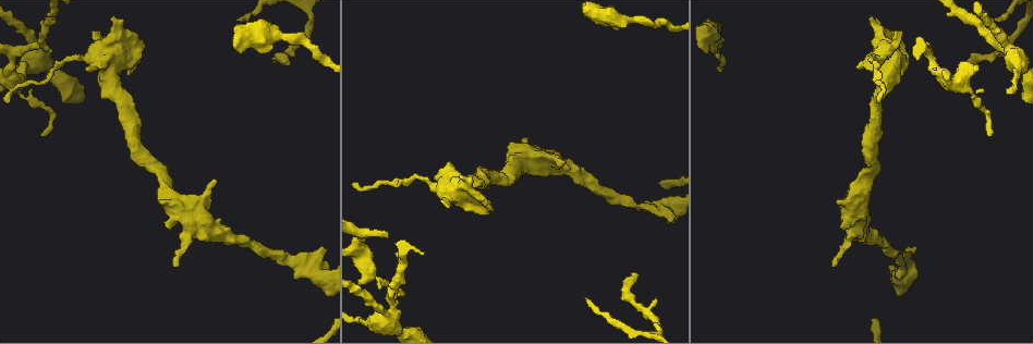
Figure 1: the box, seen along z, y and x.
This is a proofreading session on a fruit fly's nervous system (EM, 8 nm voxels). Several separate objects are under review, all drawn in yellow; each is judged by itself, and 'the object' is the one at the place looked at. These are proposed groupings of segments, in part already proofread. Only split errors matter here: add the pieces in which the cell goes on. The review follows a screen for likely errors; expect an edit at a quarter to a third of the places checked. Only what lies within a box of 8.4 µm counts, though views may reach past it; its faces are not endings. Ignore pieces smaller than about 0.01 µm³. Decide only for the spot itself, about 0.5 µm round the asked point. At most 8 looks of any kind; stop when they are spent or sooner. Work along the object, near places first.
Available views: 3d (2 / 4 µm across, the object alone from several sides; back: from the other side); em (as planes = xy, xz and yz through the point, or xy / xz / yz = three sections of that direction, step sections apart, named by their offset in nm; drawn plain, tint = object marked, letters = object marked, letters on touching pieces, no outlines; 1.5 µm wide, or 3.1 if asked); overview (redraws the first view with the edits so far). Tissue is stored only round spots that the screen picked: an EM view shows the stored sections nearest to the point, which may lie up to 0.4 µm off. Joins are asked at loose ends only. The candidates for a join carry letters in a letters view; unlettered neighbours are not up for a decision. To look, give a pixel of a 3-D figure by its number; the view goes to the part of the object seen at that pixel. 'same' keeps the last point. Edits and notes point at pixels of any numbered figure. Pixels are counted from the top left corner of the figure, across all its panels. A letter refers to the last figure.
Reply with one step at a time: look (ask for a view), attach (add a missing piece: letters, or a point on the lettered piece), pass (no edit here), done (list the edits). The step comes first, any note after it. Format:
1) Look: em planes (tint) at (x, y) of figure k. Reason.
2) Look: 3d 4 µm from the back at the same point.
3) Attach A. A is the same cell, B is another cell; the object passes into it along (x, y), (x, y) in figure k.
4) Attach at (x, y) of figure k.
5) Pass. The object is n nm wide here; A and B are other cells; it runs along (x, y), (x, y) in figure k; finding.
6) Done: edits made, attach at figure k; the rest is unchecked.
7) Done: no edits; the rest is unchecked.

Look: 3d 2 µm at (584, 297) of figure 1. Long arm stops here.

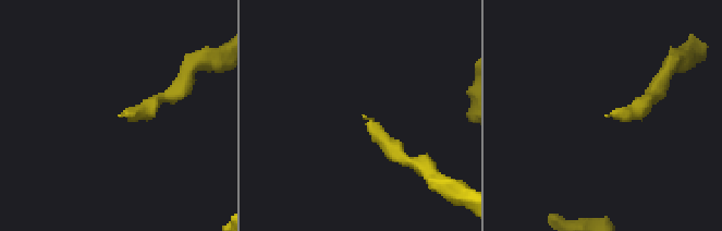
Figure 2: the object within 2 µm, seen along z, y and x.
Look: em planes (letters) at (126, 116) of figure 2.

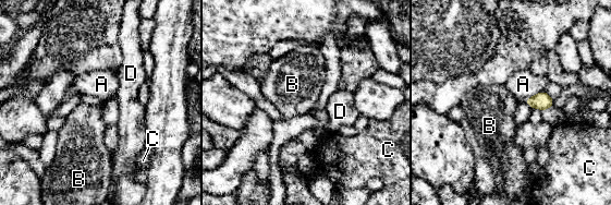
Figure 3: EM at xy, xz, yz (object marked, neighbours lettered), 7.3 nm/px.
Pass. A, B, C and D are other cells; a border runs along (542, 91), (526, 99) in figure 3; none of them fits.

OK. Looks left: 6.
Look: em xy step 8 (letters) at (386, 235) of figure 1. An open end.

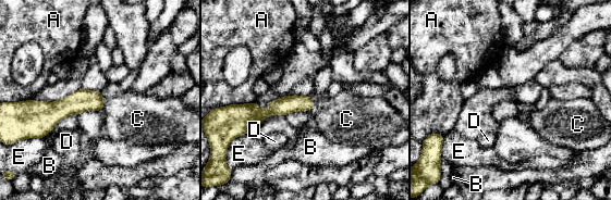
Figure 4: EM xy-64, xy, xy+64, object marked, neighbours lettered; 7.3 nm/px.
Attach C. The longest contact is with A, 200 nm; C is the same cell, A, B, D and E are other cells; it goes on there.

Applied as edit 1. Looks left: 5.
Look: em xz step 8 (tint) at (461, 177) of figure 1. Branch stops here.

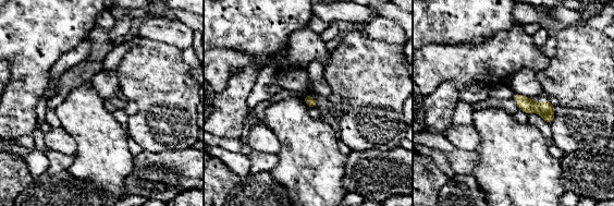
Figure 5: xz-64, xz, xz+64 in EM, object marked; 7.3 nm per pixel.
Look: em planes (letters) at the same point.

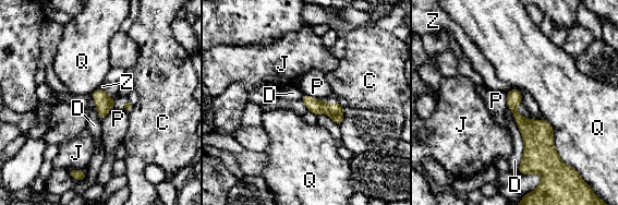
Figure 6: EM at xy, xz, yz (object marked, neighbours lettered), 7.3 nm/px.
Pass. The longest contact is with D, 480 nm; C, D, J, P, Q and Z are other cells; no lettered piece goes on from it.

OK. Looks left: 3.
Done: edits made, attach at figure 4; the rest is unchecked.

